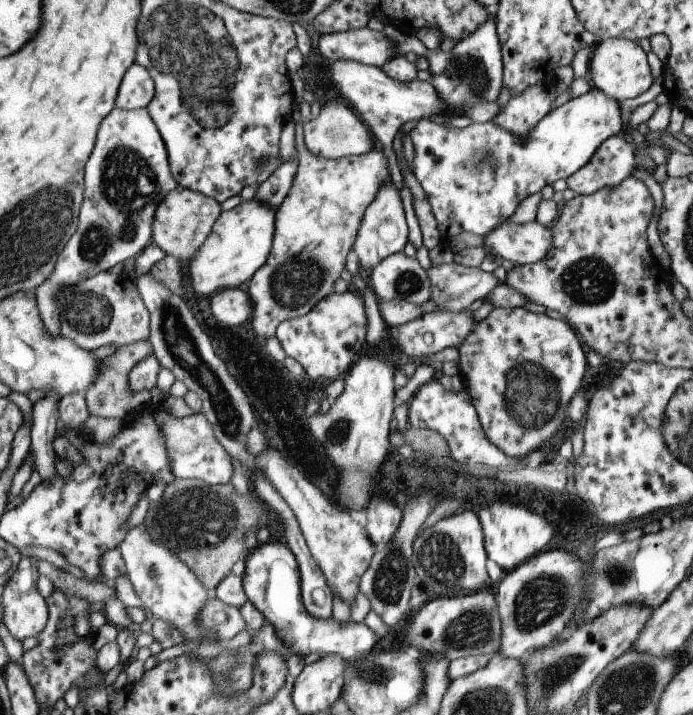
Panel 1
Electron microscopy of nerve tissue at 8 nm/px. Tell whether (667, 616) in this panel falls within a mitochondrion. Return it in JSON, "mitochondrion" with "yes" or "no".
{"mitochondrion":"no"}

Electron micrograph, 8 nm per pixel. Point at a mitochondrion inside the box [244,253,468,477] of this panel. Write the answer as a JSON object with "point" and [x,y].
{"point":[283,400]}

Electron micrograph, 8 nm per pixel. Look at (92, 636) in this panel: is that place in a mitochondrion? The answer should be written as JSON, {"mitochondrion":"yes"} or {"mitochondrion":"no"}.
{"mitochondrion":"no"}

